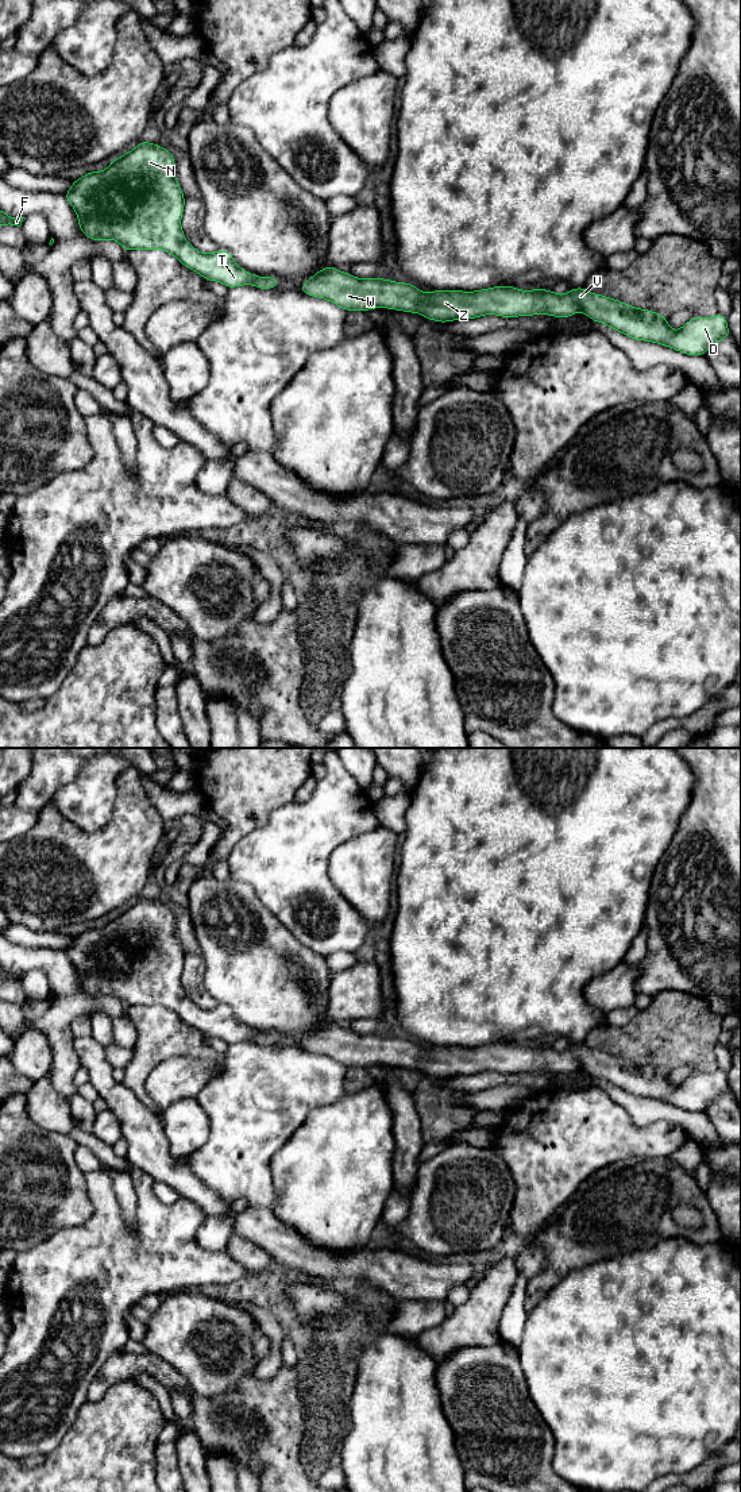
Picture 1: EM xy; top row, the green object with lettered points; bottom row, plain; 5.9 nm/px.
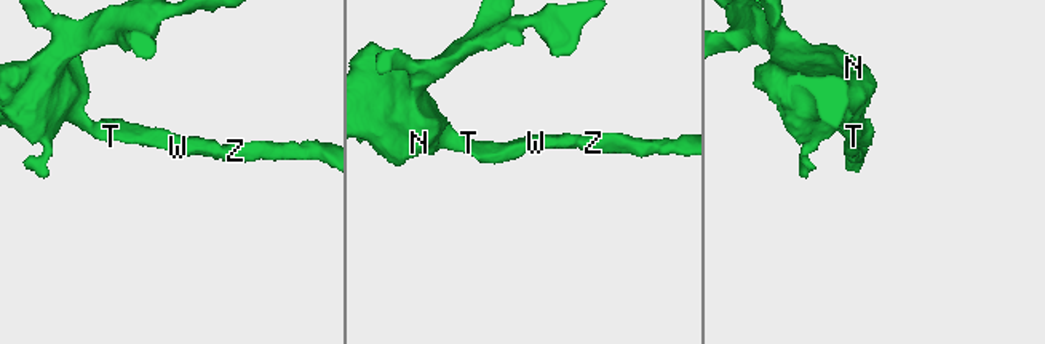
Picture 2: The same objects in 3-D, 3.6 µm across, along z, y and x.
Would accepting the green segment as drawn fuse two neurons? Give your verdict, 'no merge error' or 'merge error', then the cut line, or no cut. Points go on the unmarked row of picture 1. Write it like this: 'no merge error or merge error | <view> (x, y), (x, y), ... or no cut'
no merge error | no cut

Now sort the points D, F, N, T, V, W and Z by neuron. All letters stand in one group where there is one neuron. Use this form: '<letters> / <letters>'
D F N T V W Z

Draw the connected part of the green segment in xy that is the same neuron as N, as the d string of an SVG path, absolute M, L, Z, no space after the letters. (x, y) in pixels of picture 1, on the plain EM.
M140 897L134 906L112 915L105 926L88 928L73 937L63 952L76 967L82 990L94 998L113 995L126 1007L158 1005L170 1009L204 1036L221 1038L228 1045L243 1041L275 1045L279 1041L277 1033L259 1033L242 1025L229 1007L204 1010L186 996L181 983L186 953L175 934L174 913L162 902Z

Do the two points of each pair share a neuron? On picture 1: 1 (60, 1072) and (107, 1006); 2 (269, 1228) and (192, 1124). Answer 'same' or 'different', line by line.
1: same
2: different

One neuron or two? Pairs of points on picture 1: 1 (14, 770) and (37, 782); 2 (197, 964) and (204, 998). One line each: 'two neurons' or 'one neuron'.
1: two neurons
2: one neuron

